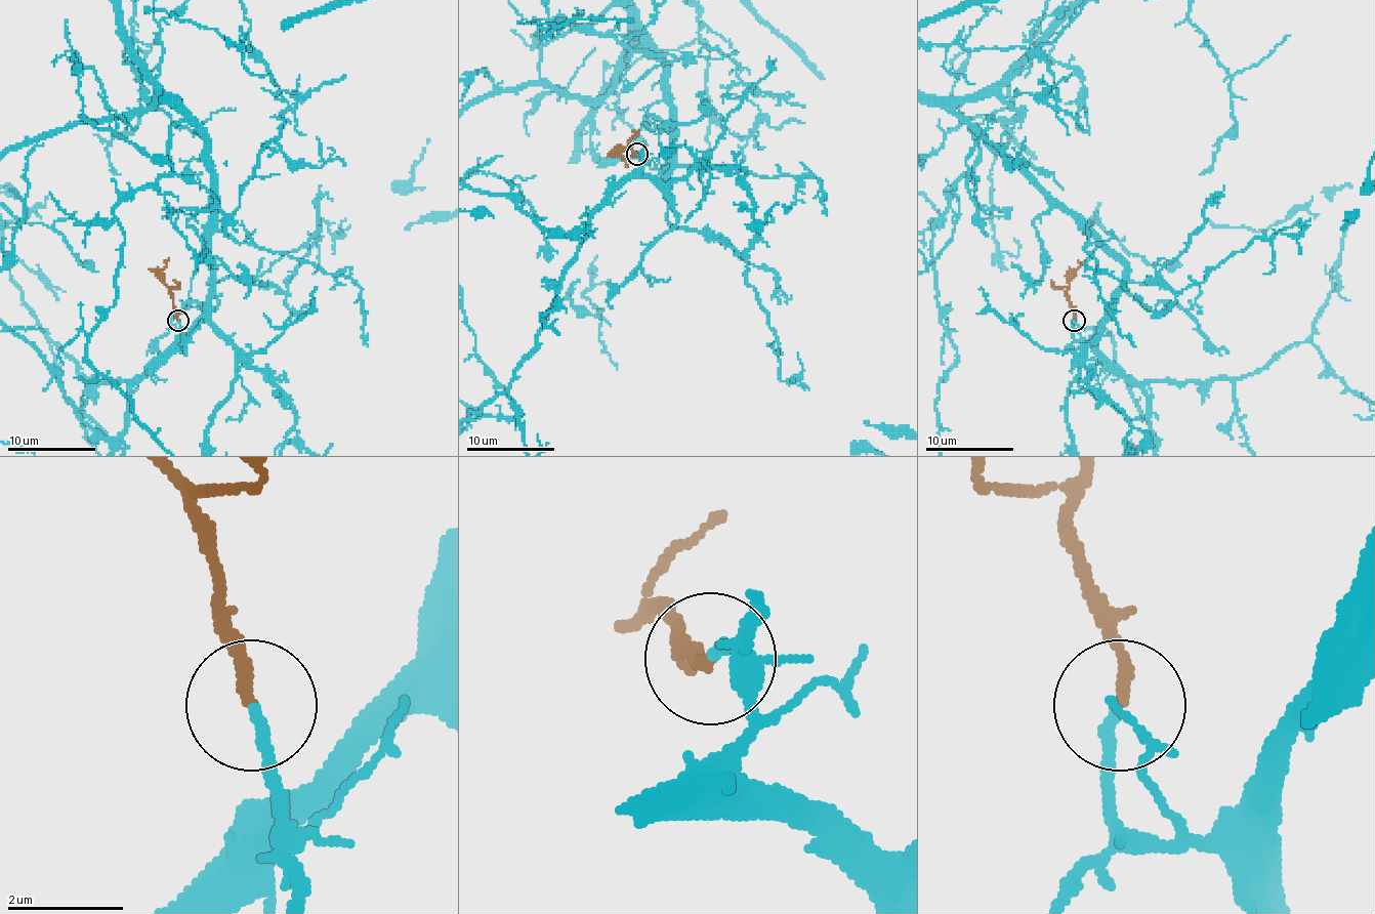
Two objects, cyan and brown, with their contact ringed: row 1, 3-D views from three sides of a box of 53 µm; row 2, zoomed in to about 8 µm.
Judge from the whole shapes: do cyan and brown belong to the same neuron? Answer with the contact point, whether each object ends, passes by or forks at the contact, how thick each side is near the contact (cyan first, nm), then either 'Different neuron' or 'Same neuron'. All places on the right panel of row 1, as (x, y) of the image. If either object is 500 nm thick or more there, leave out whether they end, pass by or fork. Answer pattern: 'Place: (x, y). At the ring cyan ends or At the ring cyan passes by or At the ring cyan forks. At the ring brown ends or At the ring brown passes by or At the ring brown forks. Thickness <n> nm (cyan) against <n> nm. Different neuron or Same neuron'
Place: (1074, 321). At the ring cyan ends. At the ring brown ends. Thickness 200 nm (cyan) against 220 nm. Same neuron

